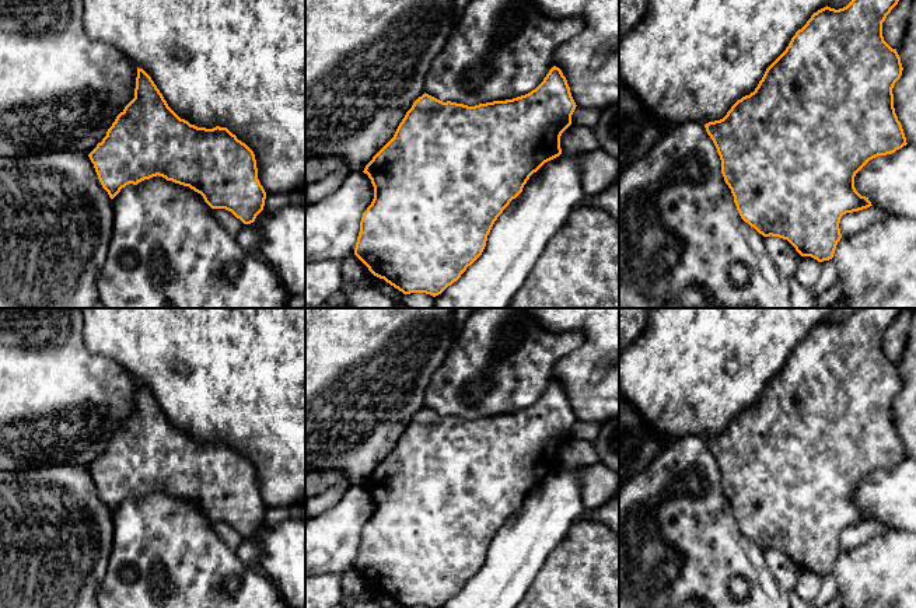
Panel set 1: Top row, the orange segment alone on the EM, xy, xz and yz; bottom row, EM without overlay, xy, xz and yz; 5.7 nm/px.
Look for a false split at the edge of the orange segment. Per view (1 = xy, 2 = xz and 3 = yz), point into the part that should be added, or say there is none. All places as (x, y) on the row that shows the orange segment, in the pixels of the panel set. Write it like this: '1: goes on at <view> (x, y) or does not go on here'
1: does not go on here
2: does not go on here
3: does not go on here

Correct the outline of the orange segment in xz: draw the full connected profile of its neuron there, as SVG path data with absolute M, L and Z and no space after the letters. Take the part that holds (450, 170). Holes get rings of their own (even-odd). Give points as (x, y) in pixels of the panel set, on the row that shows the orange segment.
M556 66L549 70L543 81L535 90L513 99L493 101L468 106L451 101L443 102L424 92L406 112L394 137L373 157L373 160L363 171L371 179L374 186L374 199L363 213L354 255L368 268L374 276L384 279L403 294L426 293L433 297L441 294L448 286L461 277L468 266L471 266L482 255L486 247L487 235L494 221L510 205L510 202L522 192L522 188L529 177L536 172L545 163L562 154L560 136L571 125L571 115L576 106L577 105L571 97L567 80L562 70Z

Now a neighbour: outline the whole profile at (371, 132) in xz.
M305 0L305 157L343 157L352 171L363 172L394 137L413 102L424 94L426 76L455 28L454 0Z

